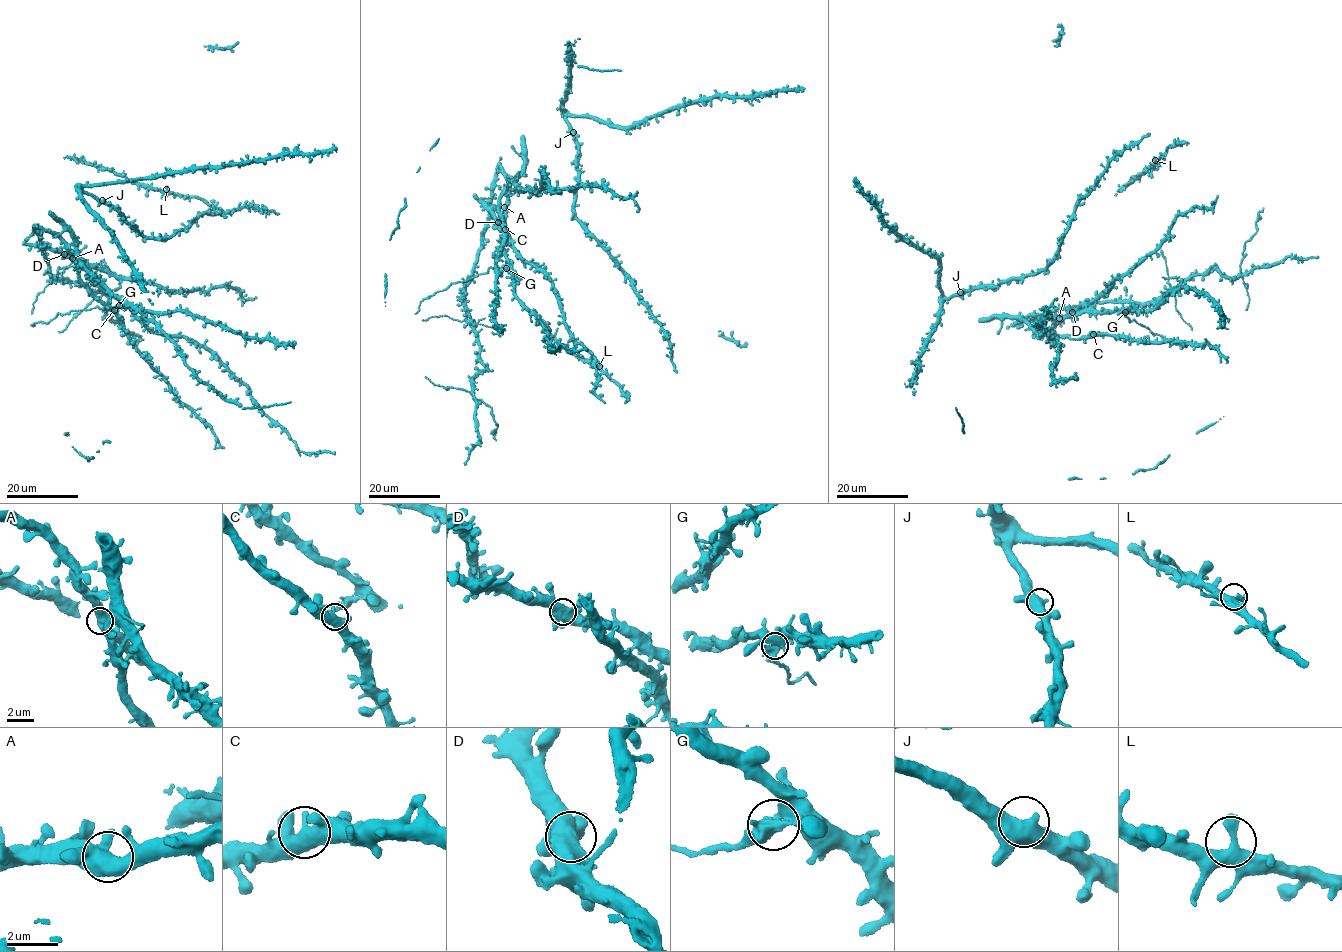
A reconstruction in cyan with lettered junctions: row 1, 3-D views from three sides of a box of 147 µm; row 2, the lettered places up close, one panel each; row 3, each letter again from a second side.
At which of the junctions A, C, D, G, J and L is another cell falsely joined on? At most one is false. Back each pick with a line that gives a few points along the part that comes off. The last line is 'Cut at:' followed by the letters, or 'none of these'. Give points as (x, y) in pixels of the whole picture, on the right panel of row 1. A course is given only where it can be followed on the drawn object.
Cut at: G

